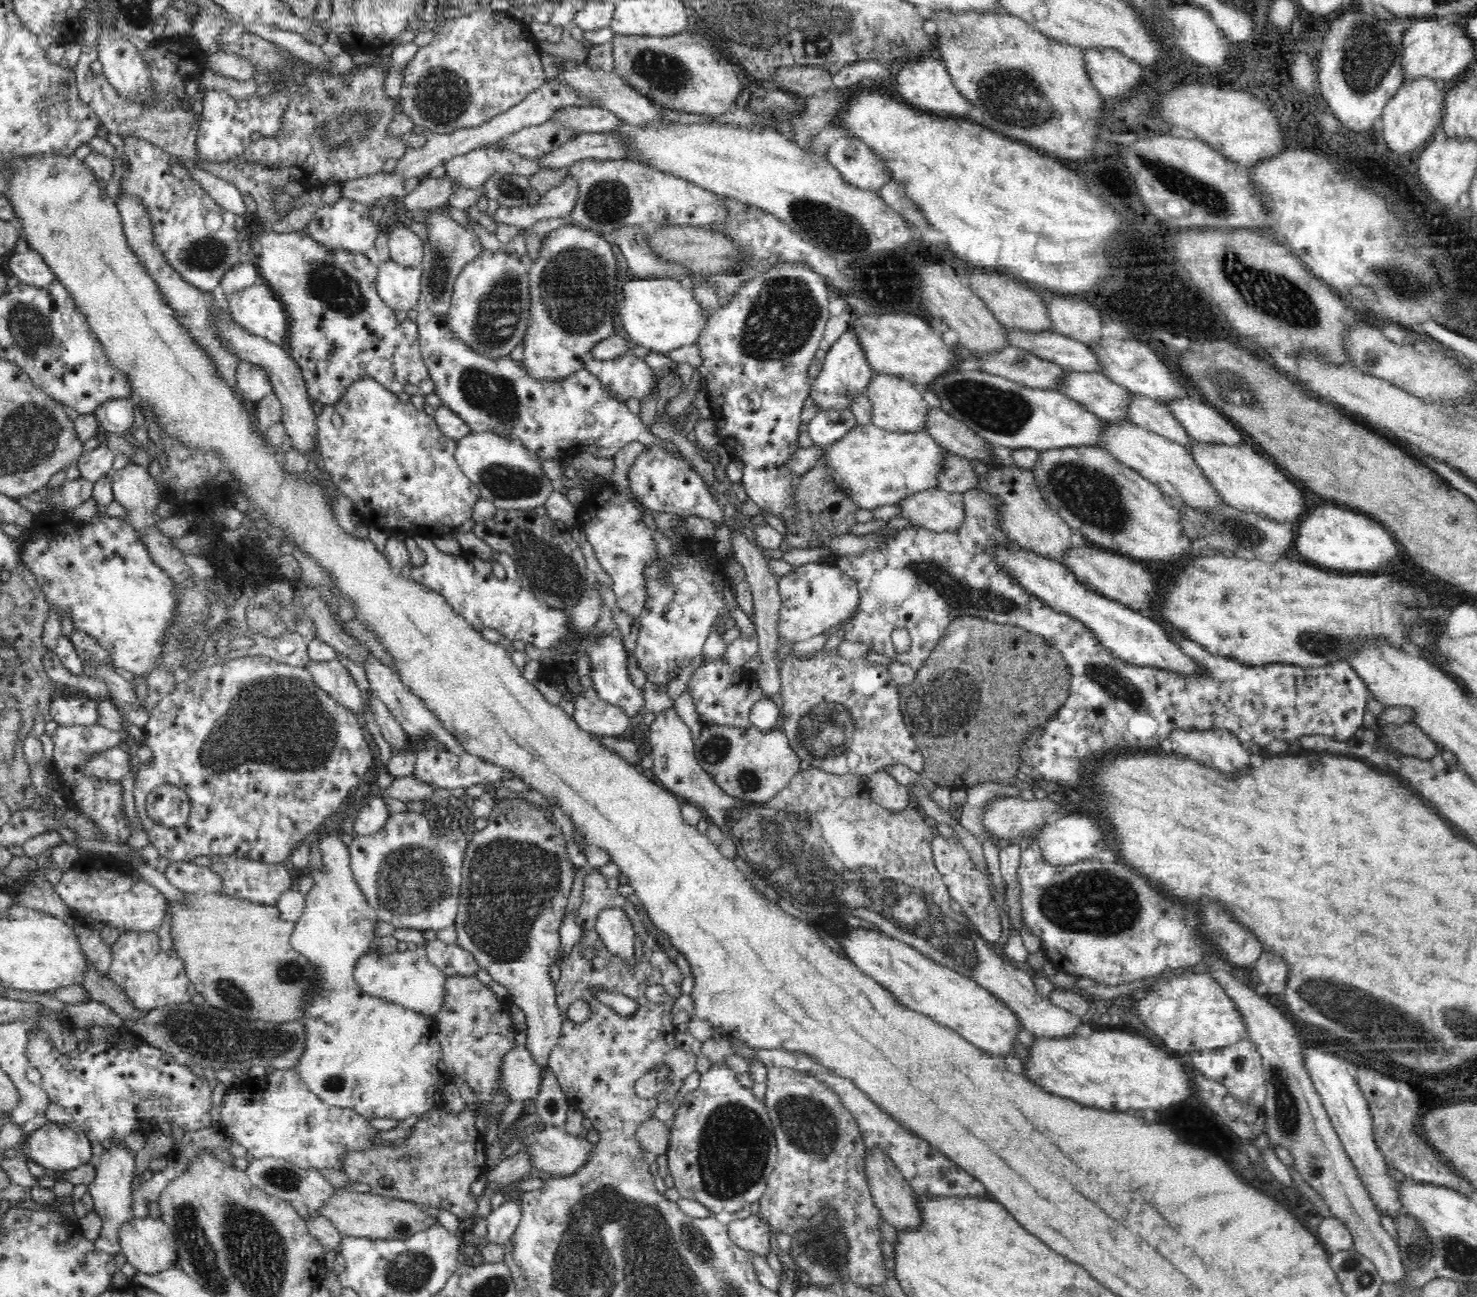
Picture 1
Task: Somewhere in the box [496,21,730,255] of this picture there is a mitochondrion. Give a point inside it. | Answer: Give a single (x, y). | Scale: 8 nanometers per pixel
(664, 72)

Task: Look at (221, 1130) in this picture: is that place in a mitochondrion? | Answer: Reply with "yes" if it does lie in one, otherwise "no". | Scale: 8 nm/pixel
no

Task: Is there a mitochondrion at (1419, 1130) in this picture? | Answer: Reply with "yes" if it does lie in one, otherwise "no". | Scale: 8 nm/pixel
no

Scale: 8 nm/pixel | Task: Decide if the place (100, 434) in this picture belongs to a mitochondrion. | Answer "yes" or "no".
no

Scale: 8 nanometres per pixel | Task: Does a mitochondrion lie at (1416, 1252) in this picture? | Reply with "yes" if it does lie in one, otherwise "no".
yes

